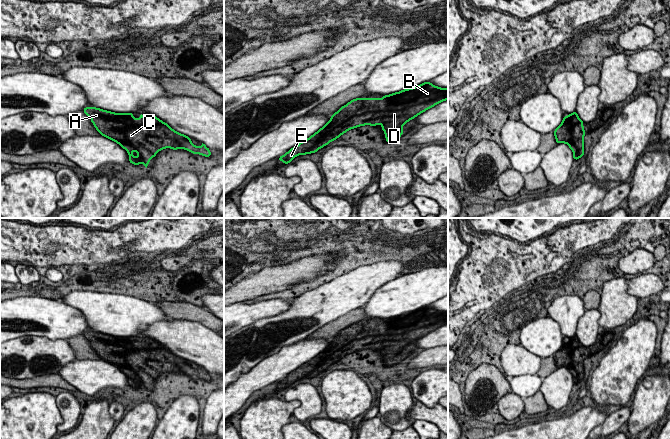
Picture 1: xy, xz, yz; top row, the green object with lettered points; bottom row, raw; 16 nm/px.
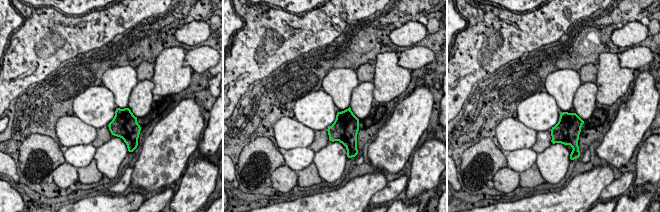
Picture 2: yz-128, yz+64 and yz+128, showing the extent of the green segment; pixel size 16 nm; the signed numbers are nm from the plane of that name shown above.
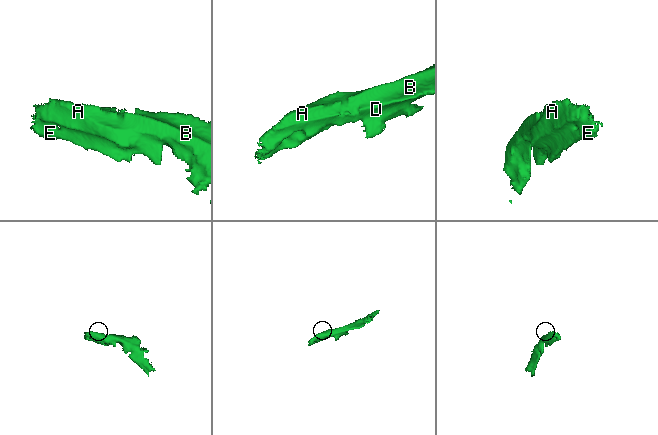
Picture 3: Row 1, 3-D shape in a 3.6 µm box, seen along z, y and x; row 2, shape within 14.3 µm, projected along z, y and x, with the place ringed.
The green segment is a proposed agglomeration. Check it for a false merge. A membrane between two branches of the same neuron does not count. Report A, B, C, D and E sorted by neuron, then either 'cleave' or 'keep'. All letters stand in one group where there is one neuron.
groups A B C D E; keep

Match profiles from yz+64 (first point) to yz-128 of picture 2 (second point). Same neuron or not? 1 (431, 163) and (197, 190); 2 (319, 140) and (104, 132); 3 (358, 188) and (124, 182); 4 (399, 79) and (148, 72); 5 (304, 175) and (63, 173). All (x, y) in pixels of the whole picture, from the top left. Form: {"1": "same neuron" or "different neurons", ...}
{"1": "same neuron", "2": "same neuron", "3": "different neurons", "4": "different neurons", "5": "different neurons"}

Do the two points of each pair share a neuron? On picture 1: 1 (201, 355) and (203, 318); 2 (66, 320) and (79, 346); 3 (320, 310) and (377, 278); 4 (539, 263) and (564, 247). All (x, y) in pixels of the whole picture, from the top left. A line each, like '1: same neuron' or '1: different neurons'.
1: different neurons
2: different neurons
3: same neuron
4: same neuron

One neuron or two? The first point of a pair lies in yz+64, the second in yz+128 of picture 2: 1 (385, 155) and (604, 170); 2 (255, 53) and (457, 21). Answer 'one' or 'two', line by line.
1: two
2: two

